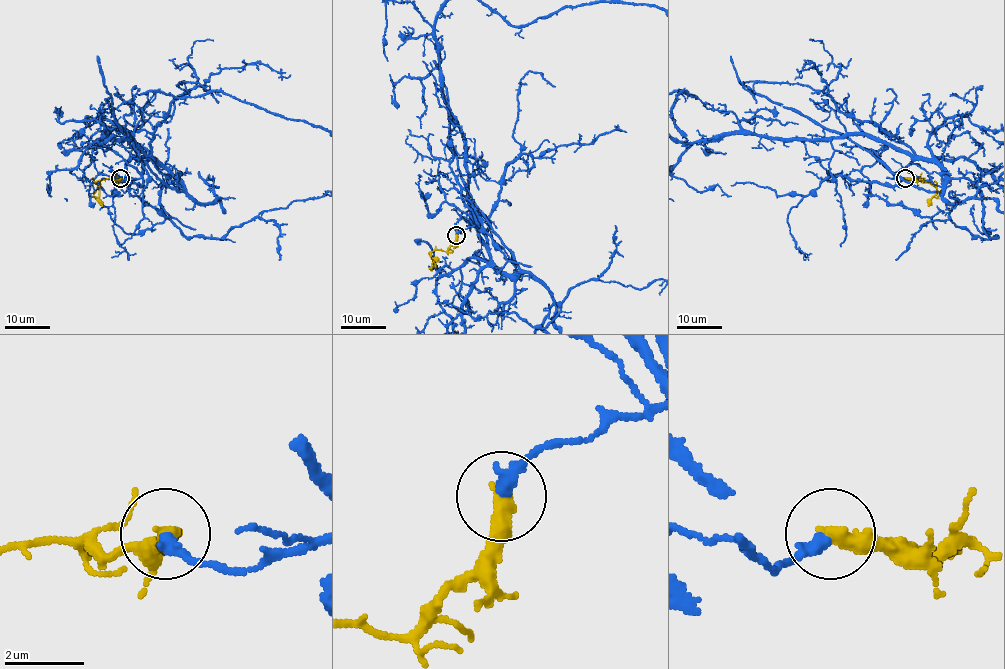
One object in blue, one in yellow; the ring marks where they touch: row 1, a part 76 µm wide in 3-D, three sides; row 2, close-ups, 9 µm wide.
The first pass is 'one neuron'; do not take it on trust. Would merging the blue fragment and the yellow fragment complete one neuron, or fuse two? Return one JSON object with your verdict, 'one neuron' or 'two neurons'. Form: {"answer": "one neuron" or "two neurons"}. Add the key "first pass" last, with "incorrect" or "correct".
{"answer": "one neuron", "first pass": "correct"}

